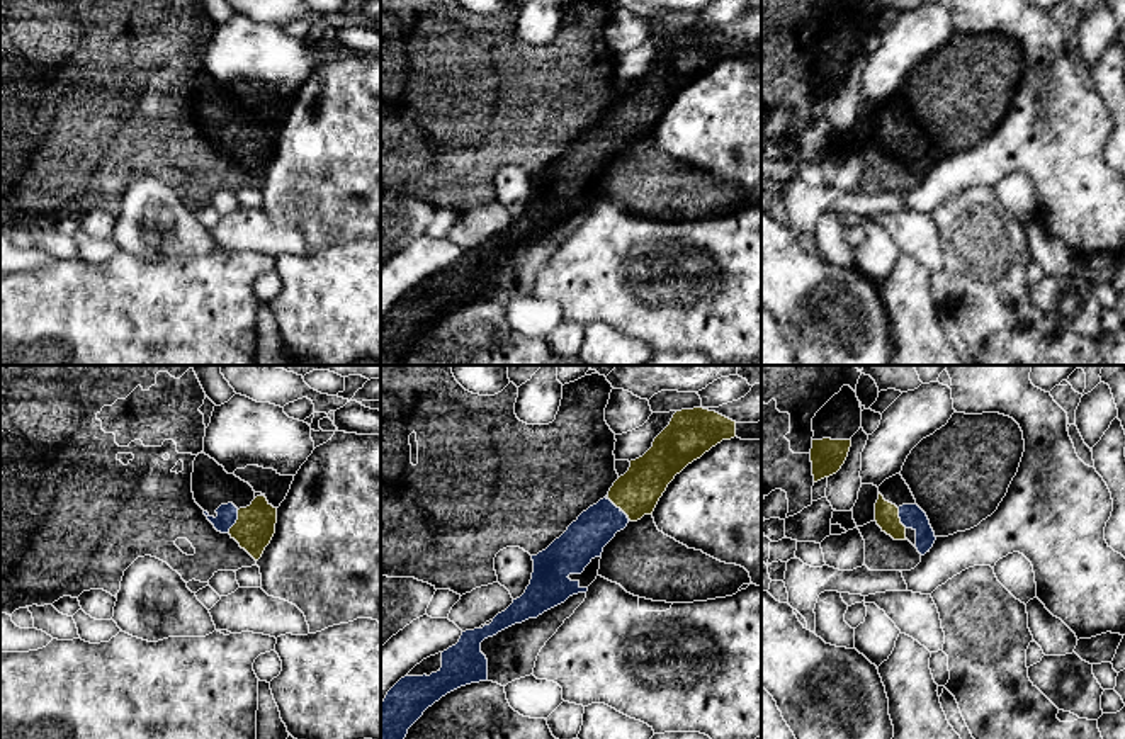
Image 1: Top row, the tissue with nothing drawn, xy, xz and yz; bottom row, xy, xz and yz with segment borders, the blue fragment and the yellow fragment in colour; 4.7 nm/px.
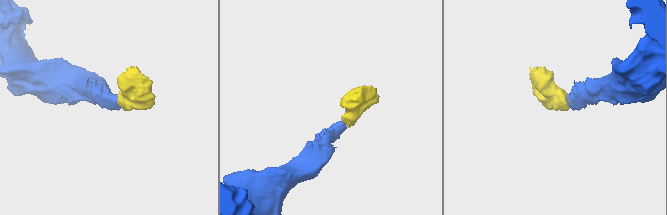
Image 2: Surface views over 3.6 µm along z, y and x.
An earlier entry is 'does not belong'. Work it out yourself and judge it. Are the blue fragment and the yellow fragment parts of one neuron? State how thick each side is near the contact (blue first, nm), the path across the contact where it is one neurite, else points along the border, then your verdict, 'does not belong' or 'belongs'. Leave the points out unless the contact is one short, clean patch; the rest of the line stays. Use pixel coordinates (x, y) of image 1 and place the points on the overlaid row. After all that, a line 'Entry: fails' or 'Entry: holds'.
calibres 100 and 190 nm; way xy (226, 517), (235, 522), (255, 525); belongs
Entry: fails

